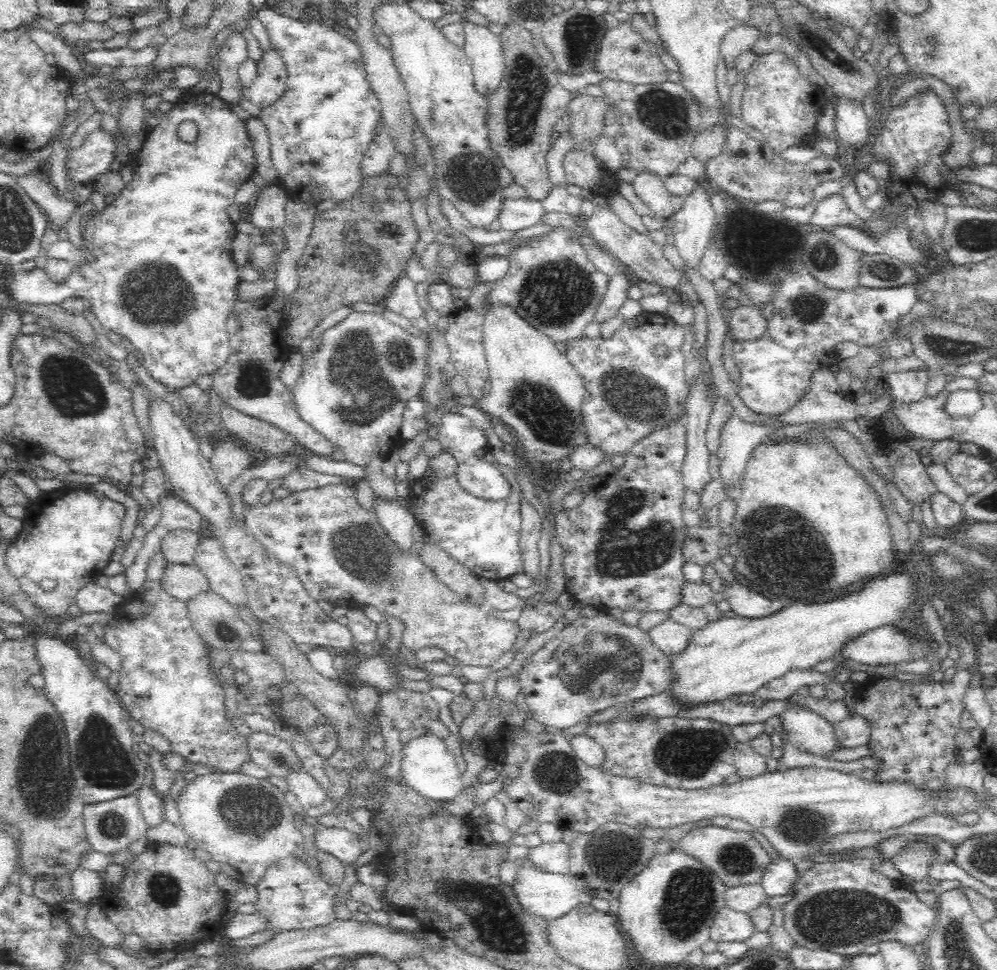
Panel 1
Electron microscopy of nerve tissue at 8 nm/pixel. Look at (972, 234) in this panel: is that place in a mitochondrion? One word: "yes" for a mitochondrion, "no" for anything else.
yes

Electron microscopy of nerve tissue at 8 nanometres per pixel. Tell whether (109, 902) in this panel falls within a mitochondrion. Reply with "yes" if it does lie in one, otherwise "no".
no

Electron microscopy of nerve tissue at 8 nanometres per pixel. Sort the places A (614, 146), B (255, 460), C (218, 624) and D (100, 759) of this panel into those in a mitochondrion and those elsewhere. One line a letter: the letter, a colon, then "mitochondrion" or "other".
A: other
B: other
C: mitochondrion
D: mitochondrion

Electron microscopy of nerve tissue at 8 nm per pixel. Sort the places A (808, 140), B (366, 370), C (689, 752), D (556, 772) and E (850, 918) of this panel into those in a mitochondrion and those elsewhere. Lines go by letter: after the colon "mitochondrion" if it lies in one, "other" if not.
A: other
B: mitochondrion
C: mitochondrion
D: mitochondrion
E: mitochondrion

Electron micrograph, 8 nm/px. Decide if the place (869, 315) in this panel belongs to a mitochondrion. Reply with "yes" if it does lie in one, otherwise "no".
no

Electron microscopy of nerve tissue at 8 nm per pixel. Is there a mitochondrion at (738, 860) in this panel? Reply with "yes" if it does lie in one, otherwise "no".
yes

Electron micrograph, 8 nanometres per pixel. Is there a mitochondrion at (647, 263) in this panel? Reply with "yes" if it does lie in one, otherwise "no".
yes

